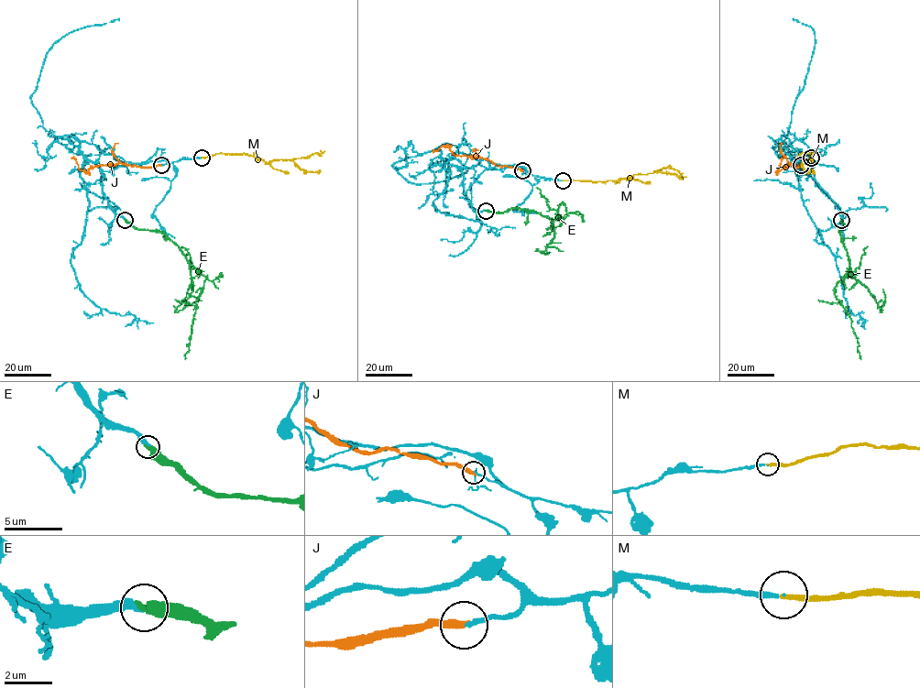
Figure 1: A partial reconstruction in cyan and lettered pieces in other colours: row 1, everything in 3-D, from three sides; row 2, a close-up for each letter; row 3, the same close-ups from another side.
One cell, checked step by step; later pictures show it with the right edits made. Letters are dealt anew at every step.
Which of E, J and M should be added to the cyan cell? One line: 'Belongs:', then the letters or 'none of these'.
Belongs: E, M

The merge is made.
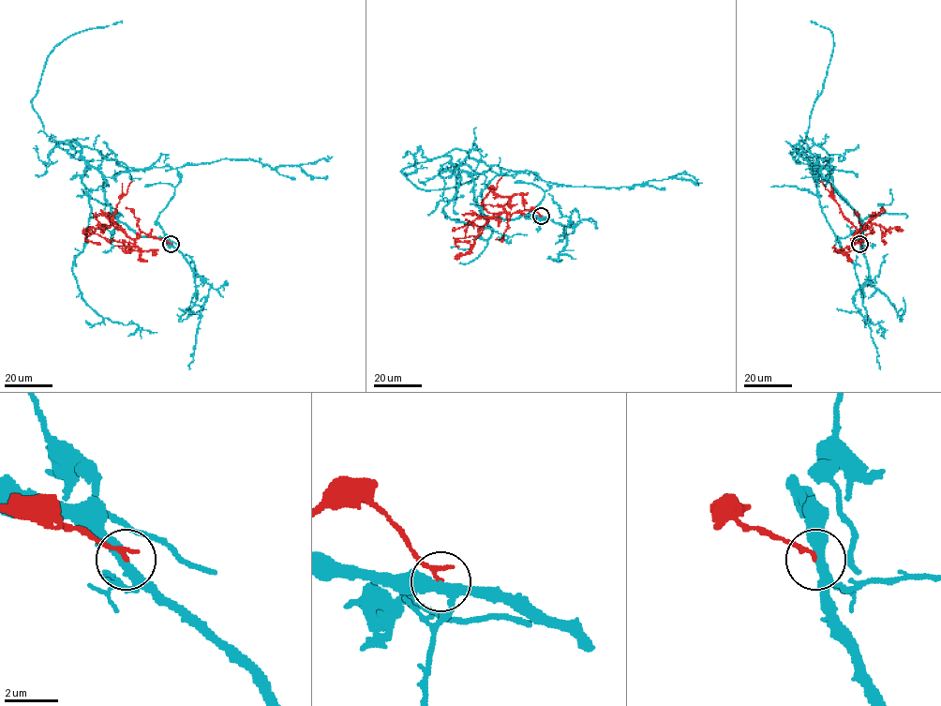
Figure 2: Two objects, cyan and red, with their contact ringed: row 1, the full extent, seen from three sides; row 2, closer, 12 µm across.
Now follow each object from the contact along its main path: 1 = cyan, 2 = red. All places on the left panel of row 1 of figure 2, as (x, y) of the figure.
1: (171, 244), (120, 222), (103, 178), (86, 166), (91, 213), (72, 267), (82, 299), (112, 322), (157, 332)
2: (171, 244), (141, 232), (135, 239), (130, 239), (115, 222), (100, 224), (85, 239), (100, 245)

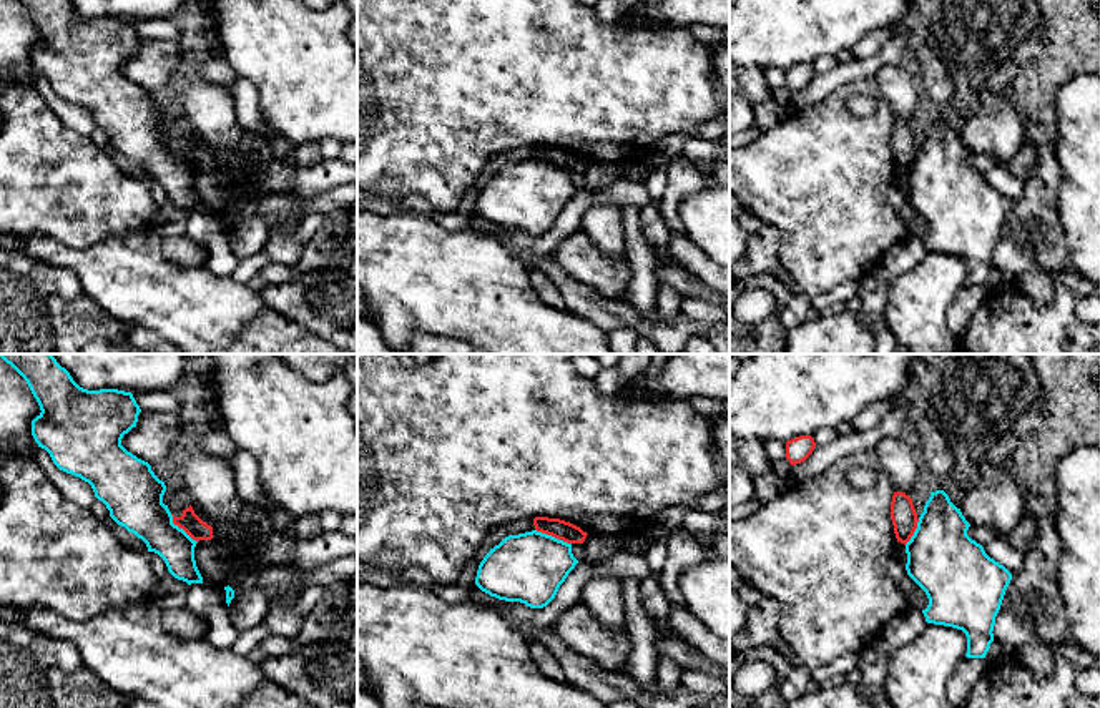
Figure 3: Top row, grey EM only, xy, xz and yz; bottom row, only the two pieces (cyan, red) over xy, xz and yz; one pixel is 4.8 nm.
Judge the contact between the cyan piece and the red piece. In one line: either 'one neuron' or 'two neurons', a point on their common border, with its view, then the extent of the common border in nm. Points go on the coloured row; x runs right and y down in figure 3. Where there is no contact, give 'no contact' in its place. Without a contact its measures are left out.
two neurons; meets cyan in xz at (554, 537); contact 190 nm long

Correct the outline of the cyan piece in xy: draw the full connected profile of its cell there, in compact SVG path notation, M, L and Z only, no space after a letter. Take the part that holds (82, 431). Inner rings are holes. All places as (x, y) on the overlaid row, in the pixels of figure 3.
M0 354L0 357L27 381L40 406L42 412L32 420L32 435L38 447L50 454L60 470L88 482L95 497L110 510L110 517L141 538L148 552L158 553L174 578L188 585L203 583L194 560L198 542L173 524L173 515L163 504L165 482L155 475L148 462L121 445L123 435L136 427L141 412L133 394L118 389L83 389L52 354Z

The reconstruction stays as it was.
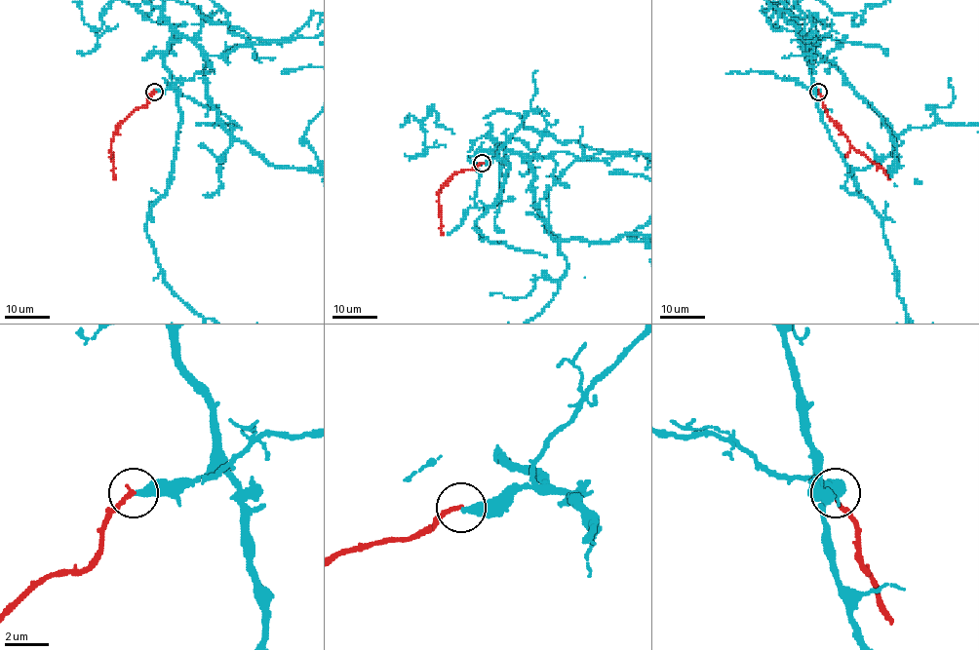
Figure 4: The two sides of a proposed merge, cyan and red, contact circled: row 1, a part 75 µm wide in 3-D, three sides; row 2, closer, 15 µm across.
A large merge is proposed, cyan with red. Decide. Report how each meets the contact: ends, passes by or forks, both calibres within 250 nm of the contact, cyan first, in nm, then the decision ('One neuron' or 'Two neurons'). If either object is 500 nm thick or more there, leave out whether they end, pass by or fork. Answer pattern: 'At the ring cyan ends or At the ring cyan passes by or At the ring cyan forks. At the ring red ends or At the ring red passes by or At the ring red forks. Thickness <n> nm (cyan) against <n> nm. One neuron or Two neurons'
At the ring cyan ends. At the ring red ends. Thickness 360 nm (cyan) against 200 nm. One neuron

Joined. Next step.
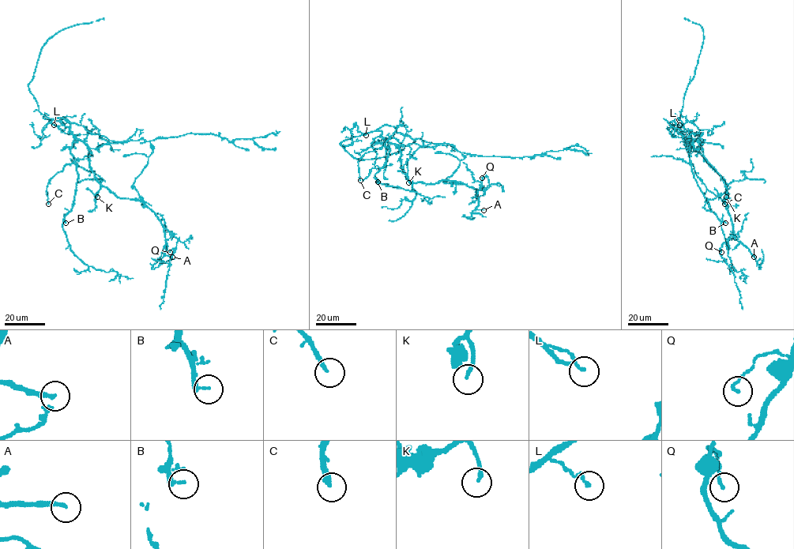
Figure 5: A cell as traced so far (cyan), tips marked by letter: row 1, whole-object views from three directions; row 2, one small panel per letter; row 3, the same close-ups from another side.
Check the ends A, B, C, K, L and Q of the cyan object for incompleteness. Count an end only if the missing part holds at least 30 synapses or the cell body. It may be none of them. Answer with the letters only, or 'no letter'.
A, B, C

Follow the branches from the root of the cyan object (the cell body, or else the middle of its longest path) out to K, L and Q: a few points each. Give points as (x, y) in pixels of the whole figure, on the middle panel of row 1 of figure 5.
K: (381, 126), (378, 129), (381, 136), (400, 152), (400, 166), (412, 183), (408, 182)
L: (381, 126), (375, 131), (362, 133), (366, 135)
Q: (381, 126), (378, 129), (398, 148), (402, 171), (412, 182), (451, 180), (486, 189), (487, 177), (482, 178)

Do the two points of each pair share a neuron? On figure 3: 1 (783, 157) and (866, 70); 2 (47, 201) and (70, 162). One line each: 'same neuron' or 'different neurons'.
1: different neurons
2: same neuron

